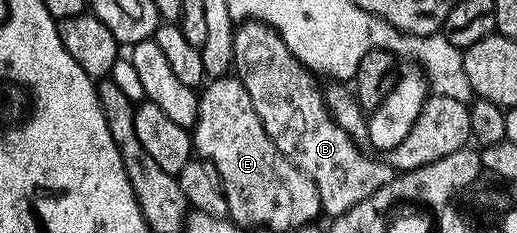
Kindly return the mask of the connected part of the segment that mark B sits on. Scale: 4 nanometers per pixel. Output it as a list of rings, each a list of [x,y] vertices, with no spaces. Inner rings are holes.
[[[242,21],[235,26],[232,67],[244,89],[248,89],[252,109],[256,109],[276,149],[280,149],[280,153],[291,159],[316,185],[322,210],[327,216],[348,213],[352,205],[364,201],[394,179],[396,172],[389,163],[373,154],[365,155],[363,148],[336,125],[326,107],[323,88],[314,84],[315,76],[303,67],[288,45],[284,45],[266,23]]]

